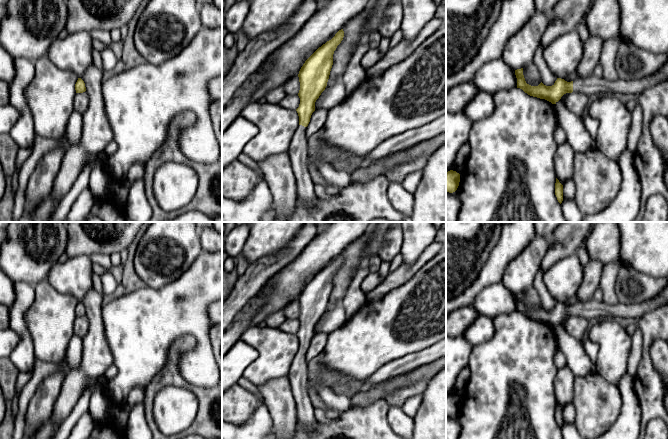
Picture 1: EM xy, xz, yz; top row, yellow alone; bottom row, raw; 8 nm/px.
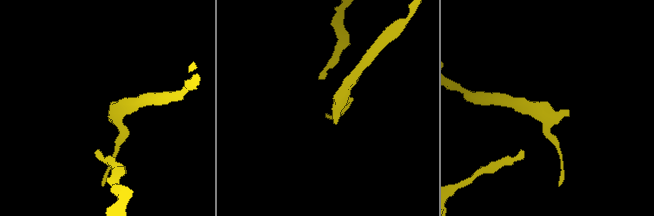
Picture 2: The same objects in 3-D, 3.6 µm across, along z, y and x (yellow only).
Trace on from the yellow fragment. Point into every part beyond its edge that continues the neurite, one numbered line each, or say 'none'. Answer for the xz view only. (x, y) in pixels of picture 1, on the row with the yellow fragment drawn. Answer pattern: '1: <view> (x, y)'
1: xz (298, 150)

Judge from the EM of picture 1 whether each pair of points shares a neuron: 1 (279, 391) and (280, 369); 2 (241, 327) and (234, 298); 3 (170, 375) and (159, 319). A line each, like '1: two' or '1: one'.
1: two
2: two
3: two

